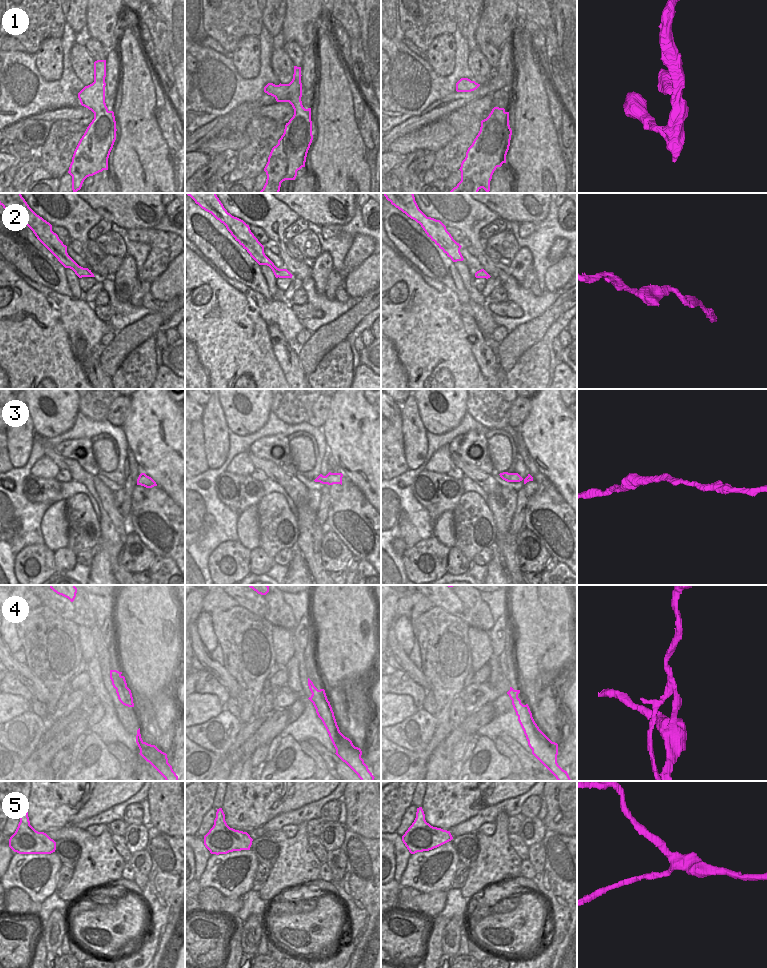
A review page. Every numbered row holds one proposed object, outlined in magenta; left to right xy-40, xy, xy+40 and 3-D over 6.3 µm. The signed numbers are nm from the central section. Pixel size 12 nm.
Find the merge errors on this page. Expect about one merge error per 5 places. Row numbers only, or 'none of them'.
none of them

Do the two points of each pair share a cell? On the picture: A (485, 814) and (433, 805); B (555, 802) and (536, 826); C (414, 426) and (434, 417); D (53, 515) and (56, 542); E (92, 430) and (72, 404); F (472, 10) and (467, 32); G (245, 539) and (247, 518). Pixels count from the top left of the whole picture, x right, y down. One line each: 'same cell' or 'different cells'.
A: different cells
B: different cells
C: different cells
D: same cell
E: different cells
F: same cell
G: same cell

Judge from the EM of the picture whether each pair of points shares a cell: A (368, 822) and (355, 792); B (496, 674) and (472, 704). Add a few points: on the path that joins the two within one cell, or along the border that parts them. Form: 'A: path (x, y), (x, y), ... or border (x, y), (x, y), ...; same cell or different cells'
A: path (368, 815), (362, 799); same cell
B: border (504, 677), (495, 683), (486, 681); different cells

